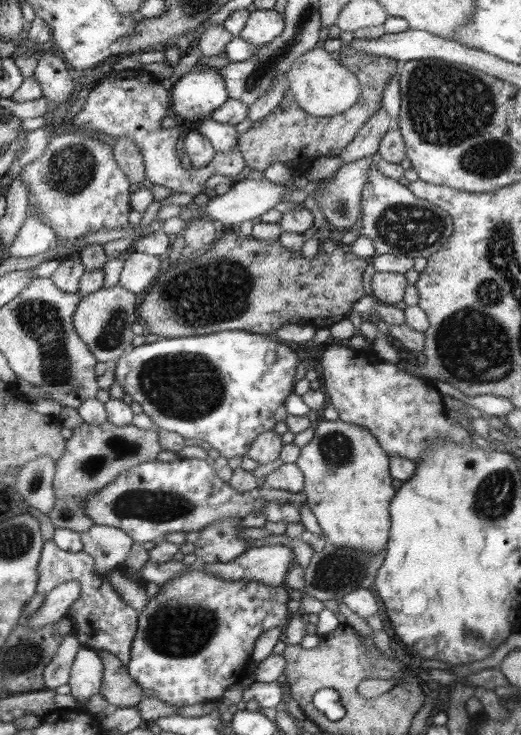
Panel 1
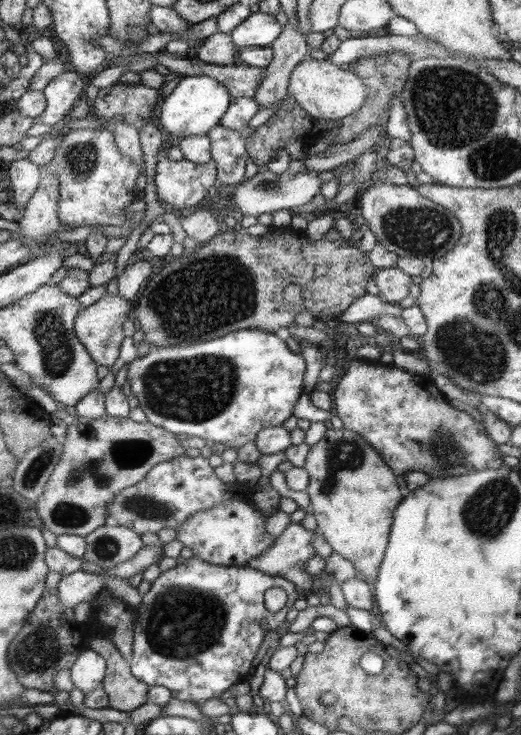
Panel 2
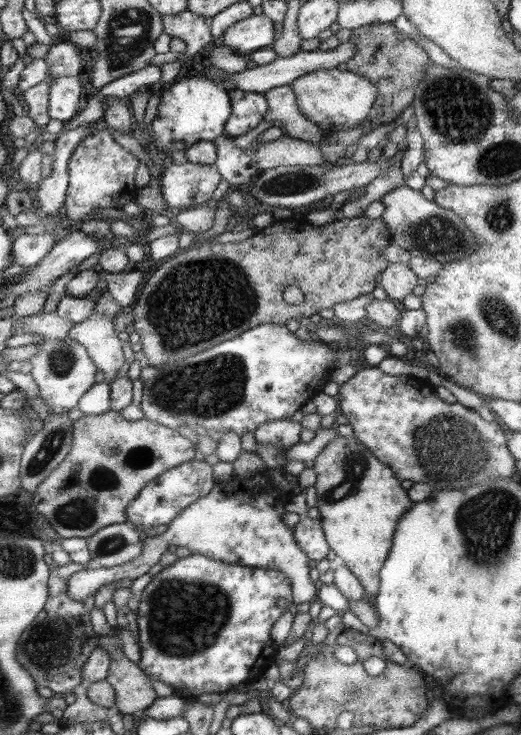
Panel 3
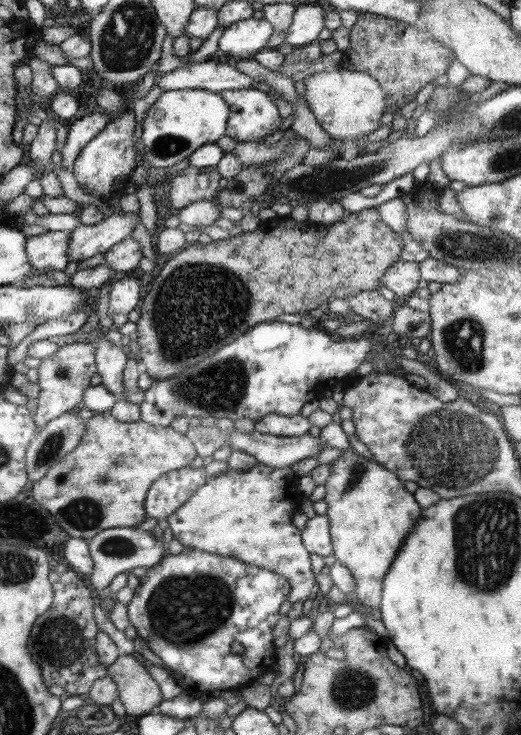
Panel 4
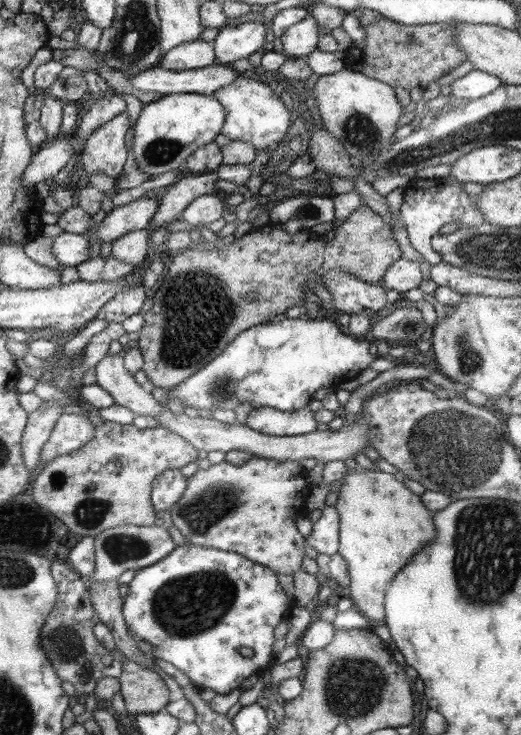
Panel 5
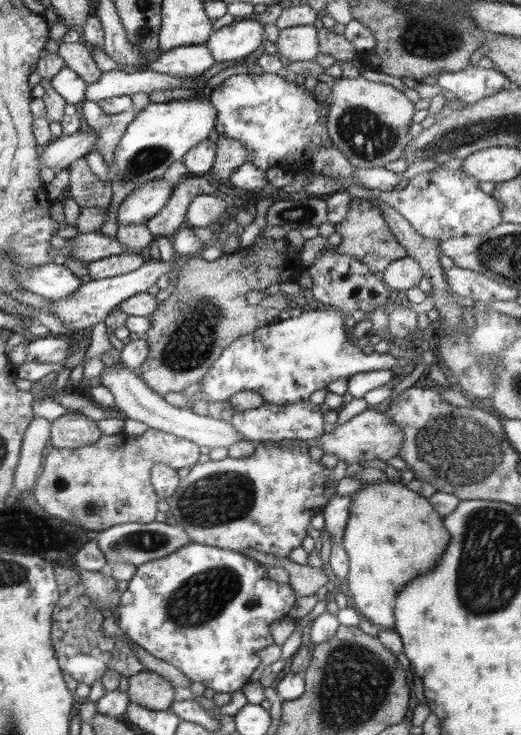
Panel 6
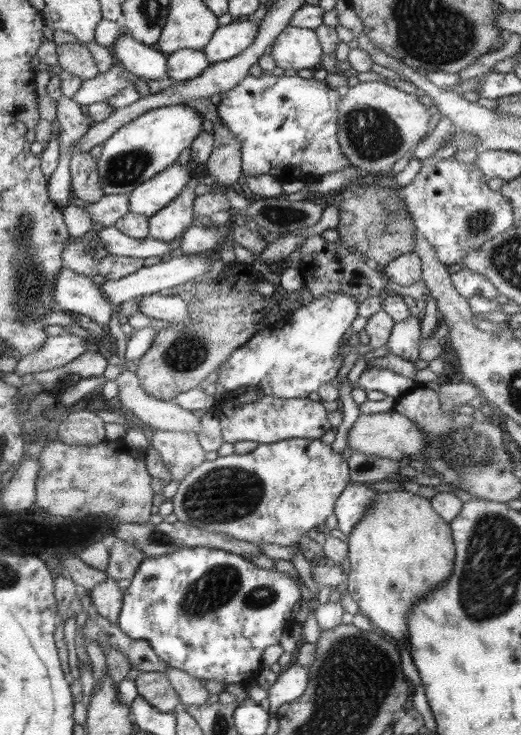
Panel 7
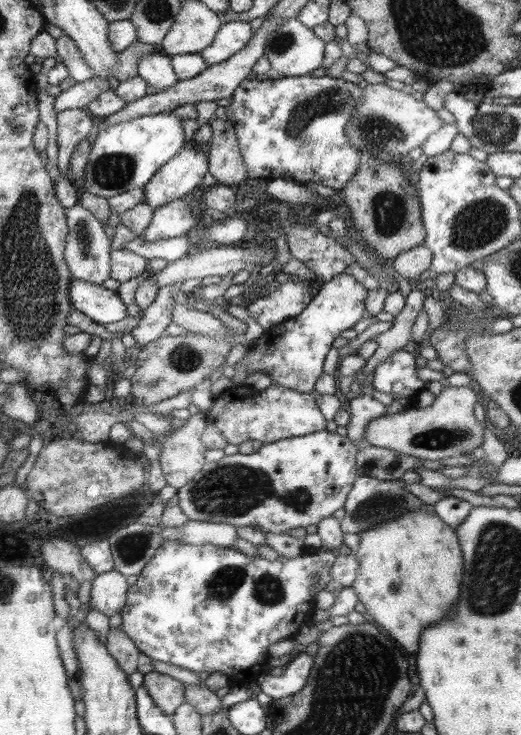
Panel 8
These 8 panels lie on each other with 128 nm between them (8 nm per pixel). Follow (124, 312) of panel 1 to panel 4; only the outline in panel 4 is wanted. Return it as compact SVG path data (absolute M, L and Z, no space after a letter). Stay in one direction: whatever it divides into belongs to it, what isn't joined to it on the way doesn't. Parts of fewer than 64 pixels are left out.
M98 328L90 330L90 332L78 331L67 335L56 335L50 340L60 345L68 343L89 342L93 344L95 350L95 365L99 369L97 379L102 386L105 386L112 394L115 394L118 400L123 400L123 392L125 391L122 378L122 370L127 366L126 354L122 352L120 346L112 344L105 337L105 330Z

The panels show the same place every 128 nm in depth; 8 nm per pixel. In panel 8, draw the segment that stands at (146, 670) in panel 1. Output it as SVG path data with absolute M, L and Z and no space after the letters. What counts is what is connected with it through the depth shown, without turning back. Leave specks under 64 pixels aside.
M166 541L166 543L159 546L154 557L139 573L137 582L129 586L126 604L123 606L123 610L120 611L120 616L122 616L122 625L120 628L122 628L122 631L140 649L142 656L145 655L145 657L150 659L175 664L192 672L208 672L208 674L220 672L230 677L232 672L248 670L248 668L252 668L256 664L262 664L266 660L268 646L280 642L280 640L288 639L288 636L292 636L298 628L310 626L310 624L314 623L312 596L316 596L316 594L326 588L326 584L330 581L332 582L331 570L332 566L335 565L336 558L338 558L336 551L324 550L324 548L320 547L316 550L305 548L302 550L300 556L294 559L288 559L278 554L278 559L270 562L270 560L264 560L260 556L249 558L234 547L223 548L222 546L214 546L213 544L196 546L195 544L180 543L180 541Z

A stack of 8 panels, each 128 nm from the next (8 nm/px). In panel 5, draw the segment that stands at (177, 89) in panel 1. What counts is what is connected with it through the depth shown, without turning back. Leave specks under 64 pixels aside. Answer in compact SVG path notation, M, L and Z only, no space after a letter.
M176 93L162 96L160 100L146 103L136 121L132 152L138 168L143 173L162 174L163 172L180 170L187 164L187 159L200 147L215 142L216 136L226 125L226 110L222 103L213 95L197 93Z

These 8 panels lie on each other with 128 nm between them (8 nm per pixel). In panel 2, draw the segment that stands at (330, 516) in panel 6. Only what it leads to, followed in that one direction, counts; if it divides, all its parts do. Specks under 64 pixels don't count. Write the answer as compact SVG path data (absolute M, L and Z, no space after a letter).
M291 523L276 538L275 545L272 545L266 554L260 554L260 558L250 560L247 566L264 574L296 582L296 586L300 586L300 590L304 590L307 597L312 594L315 587L314 577L302 572L300 568L316 556L312 540L320 535L318 528L306 530L300 523Z

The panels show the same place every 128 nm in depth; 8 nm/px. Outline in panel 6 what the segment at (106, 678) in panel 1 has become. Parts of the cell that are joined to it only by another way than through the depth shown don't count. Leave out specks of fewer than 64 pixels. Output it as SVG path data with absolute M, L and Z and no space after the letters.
M140 671L128 677L128 692L130 703L135 702L150 710L168 711L176 702L174 686L163 675L152 671Z

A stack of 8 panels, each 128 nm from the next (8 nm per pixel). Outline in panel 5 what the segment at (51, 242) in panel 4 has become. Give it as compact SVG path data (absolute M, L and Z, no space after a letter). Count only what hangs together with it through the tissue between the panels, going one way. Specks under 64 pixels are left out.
M62 232L53 238L52 254L62 266L76 266L88 260L90 242L85 234Z

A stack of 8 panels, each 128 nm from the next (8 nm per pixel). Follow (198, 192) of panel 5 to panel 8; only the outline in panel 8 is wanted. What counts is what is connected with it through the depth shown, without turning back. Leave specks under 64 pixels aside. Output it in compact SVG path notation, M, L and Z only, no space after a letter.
M178 199L158 207L153 212L152 220L146 227L144 237L149 241L178 238L194 226L197 218L192 216L191 207L185 199Z

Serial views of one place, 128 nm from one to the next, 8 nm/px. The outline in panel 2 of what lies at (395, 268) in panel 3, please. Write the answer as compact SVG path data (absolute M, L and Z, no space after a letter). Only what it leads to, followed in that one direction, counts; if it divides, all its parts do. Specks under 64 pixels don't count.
M394 267L378 270L374 277L378 297L385 302L399 304L409 295L410 286L414 282L412 277Z

